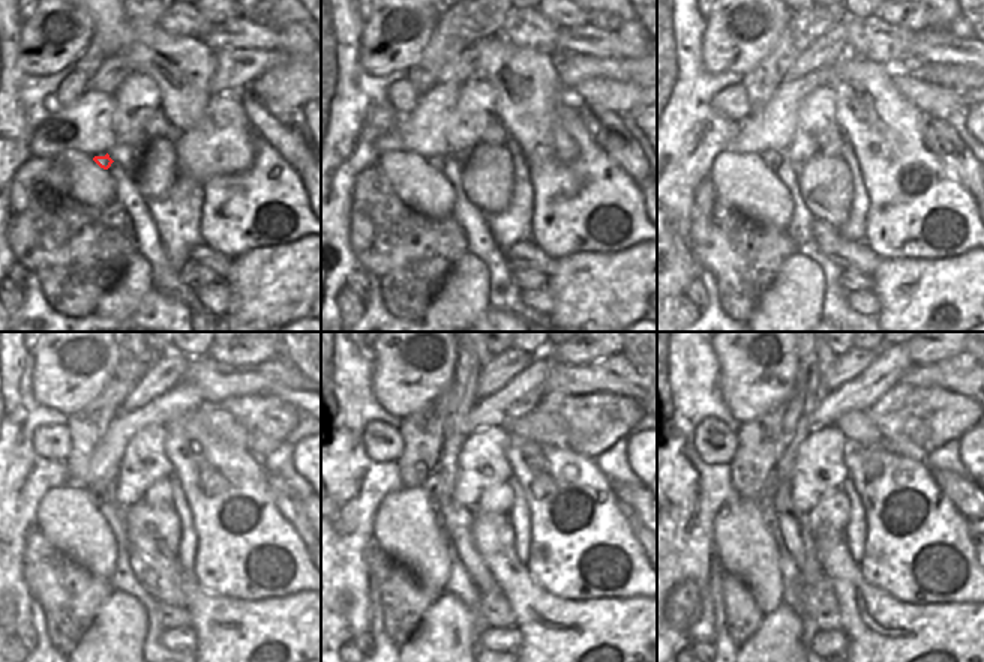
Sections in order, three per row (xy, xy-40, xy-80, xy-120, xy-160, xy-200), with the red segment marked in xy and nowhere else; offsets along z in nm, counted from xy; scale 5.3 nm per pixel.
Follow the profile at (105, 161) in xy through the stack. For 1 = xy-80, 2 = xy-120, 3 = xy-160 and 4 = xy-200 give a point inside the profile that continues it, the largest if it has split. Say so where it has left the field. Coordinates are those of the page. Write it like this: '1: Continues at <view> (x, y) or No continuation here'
1: Continues at xy-80 (773, 159)
2: Continues at xy-120 (96, 491)
3: Continues at xy-160 (431, 487)
4: Continues at xy-200 (767, 494)

